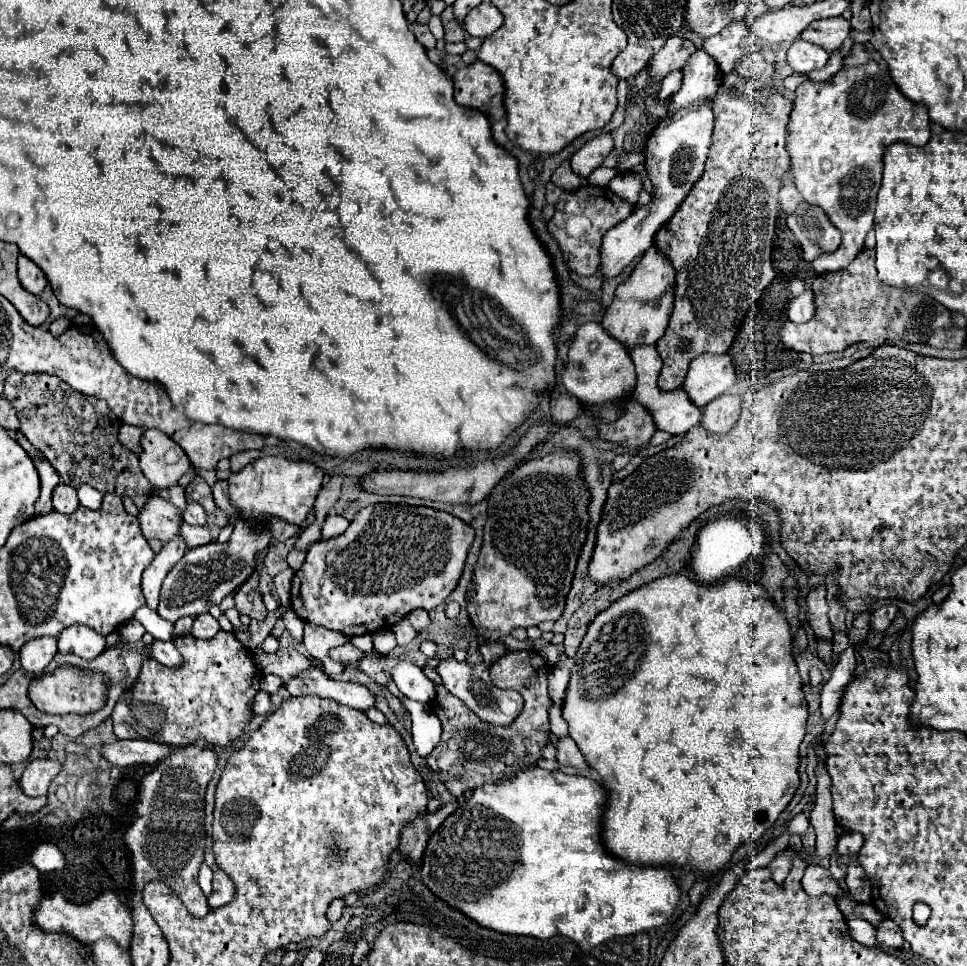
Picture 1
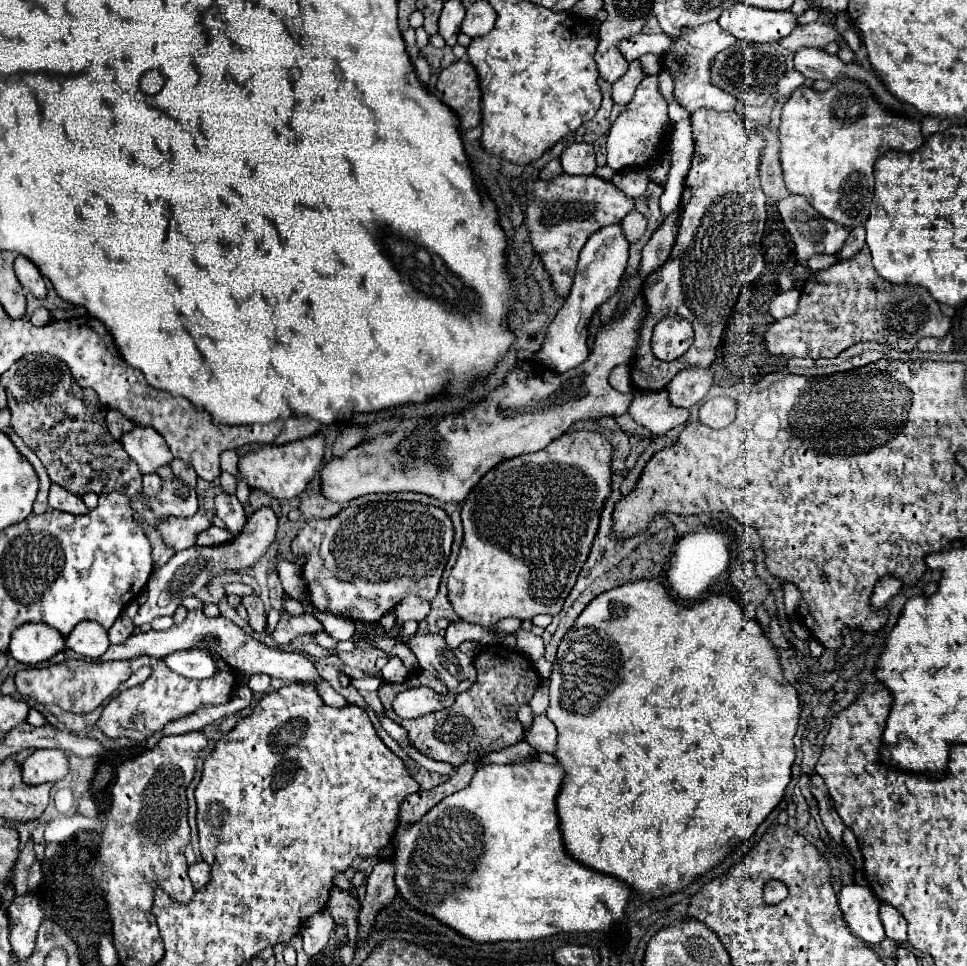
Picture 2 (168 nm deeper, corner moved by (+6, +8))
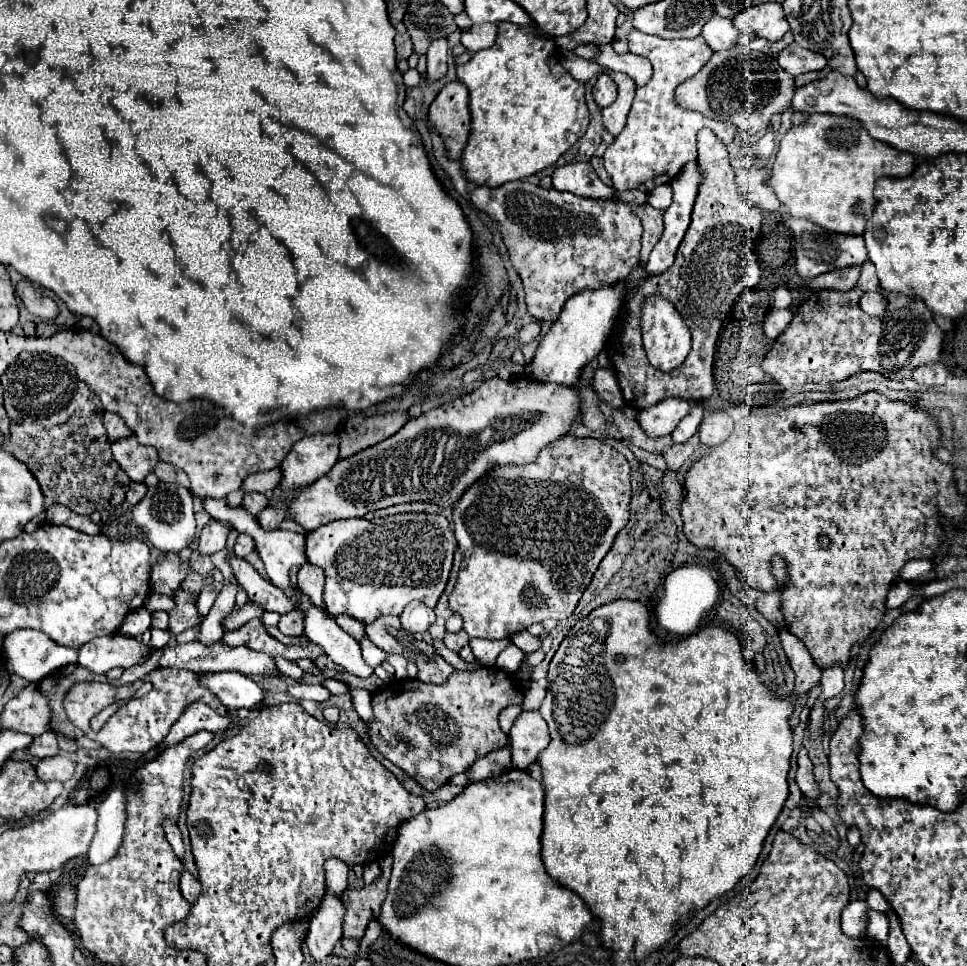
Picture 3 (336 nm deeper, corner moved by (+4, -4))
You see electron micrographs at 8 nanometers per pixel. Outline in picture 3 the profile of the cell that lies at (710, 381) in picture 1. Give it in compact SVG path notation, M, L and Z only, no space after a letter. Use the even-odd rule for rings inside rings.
M668 398L668 400L662 400L660 404L654 404L652 408L640 410L636 420L648 436L652 436L652 438L668 436L676 428L676 424L688 414L690 406L692 406L692 402L688 402L688 400Z

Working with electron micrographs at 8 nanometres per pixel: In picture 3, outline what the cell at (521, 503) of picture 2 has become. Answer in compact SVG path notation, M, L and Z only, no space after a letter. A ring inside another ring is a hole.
M562 436L560 440L548 444L548 448L540 450L540 456L532 464L524 466L496 466L494 472L484 474L480 480L476 480L454 504L452 520L454 520L454 534L458 540L458 548L462 552L462 566L458 572L456 586L450 594L450 608L452 612L458 612L464 618L464 630L470 638L486 638L486 640L502 640L510 638L512 634L526 630L528 626L542 622L546 618L554 620L566 620L572 616L582 592L590 584L600 560L608 554L612 548L612 542L616 534L628 524L628 504L630 504L630 464L618 450L610 448L602 440L596 438L576 438L576 436Z

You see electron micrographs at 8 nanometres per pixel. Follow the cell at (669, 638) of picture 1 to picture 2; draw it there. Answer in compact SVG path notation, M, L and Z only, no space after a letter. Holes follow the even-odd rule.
M638 580L596 596L566 632L550 676L550 708L546 716L558 728L558 750L554 756L566 770L556 802L566 850L582 864L628 882L646 900L650 900L654 896L679 892L697 880L700 874L720 864L724 856L730 854L742 840L748 840L764 818L778 806L796 760L792 738L798 728L800 704L796 688L782 676L774 644L756 620L750 622L744 616L744 610L736 600L716 592L686 606L680 598L672 598L670 590L662 582Z

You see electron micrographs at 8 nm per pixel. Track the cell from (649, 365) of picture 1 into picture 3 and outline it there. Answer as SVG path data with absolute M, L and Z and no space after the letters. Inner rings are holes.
M694 404L692 410L688 412L688 416L684 420L680 420L678 428L672 432L672 440L676 444L682 444L682 442L690 440L696 434L696 430L698 430L698 426L702 422L702 412L704 412L702 404Z

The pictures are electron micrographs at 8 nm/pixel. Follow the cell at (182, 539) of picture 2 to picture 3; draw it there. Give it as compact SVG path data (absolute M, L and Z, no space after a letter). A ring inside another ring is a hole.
M210 522L204 526L204 530L200 532L200 554L214 554L218 550L226 548L226 538L228 538L230 528L220 524L220 522Z

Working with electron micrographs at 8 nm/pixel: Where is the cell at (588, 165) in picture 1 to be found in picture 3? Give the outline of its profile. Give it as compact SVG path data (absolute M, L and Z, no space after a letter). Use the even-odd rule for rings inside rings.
M576 162L556 168L552 174L552 188L594 200L610 200L614 196L614 190L602 184L590 162Z

